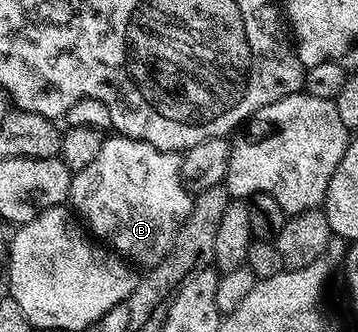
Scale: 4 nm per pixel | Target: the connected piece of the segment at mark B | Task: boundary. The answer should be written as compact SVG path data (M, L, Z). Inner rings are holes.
M103 138L100 153L96 153L96 161L92 161L88 169L73 172L68 203L73 214L85 224L95 240L109 245L131 264L149 269L164 261L164 257L172 249L179 229L185 225L186 218L192 213L195 196L184 182L183 156L179 152L161 151L139 139L113 138Z

